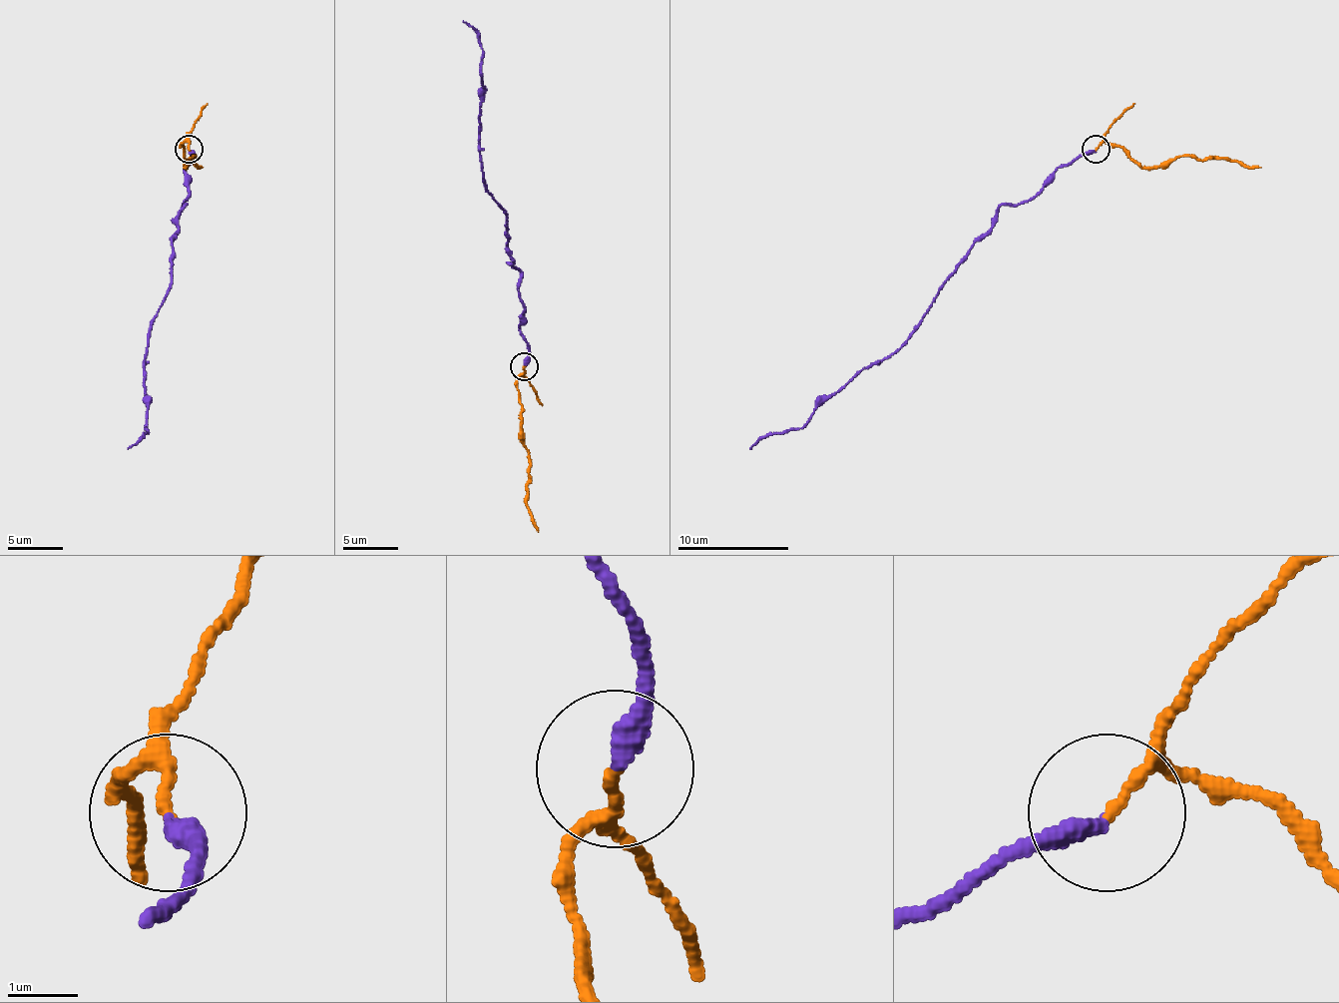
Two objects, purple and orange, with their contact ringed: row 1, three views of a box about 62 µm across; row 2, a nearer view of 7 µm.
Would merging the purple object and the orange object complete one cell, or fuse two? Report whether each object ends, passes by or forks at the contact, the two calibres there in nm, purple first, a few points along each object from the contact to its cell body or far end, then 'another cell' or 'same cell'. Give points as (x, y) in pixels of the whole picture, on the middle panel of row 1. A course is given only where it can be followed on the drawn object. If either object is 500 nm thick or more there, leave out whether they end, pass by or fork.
purple ends; orange passes by; calibres 280 and 110 nm; course purple (525, 365), (519, 271), (508, 244), (505, 213), (486, 191), (480, 163), (480, 38), (464, 21); course orange (525, 365), (516, 385), (522, 438), (528, 449), (528, 507), (539, 532); same cell

